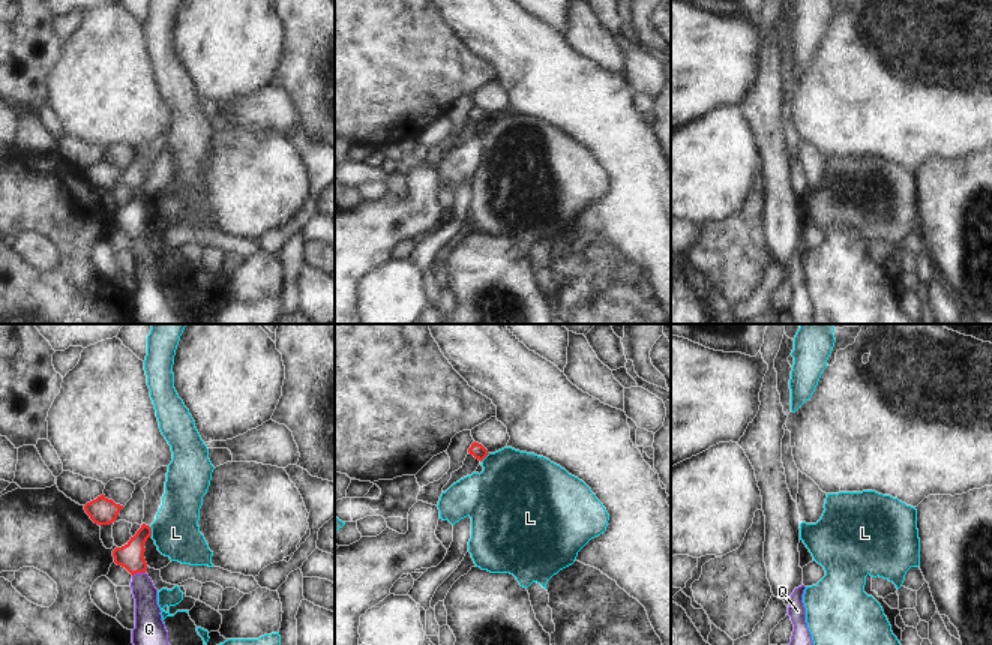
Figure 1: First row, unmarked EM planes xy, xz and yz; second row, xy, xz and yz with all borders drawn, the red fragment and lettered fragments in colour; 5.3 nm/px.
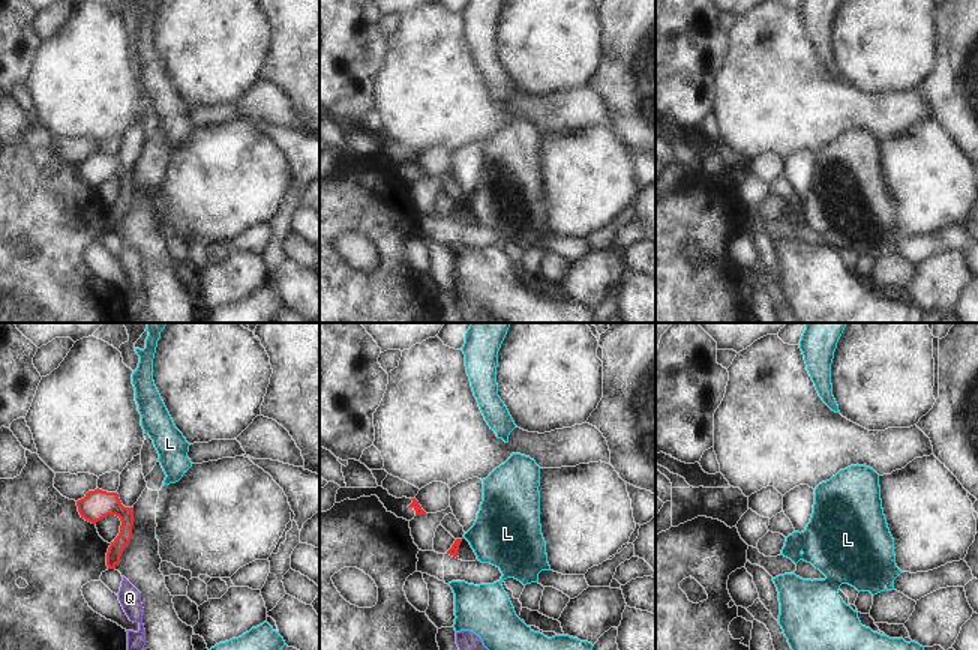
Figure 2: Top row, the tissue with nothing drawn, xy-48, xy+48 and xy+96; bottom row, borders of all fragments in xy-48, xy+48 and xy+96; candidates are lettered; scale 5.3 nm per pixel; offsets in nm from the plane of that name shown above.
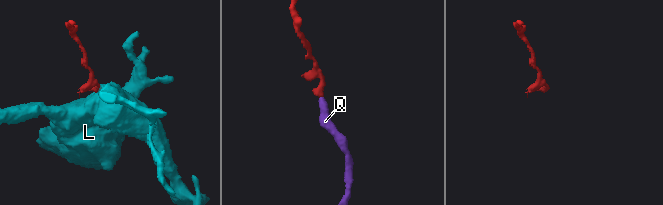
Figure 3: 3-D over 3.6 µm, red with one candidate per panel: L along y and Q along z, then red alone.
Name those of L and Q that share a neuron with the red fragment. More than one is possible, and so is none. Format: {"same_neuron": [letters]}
{"same_neuron": ["Q"]}

